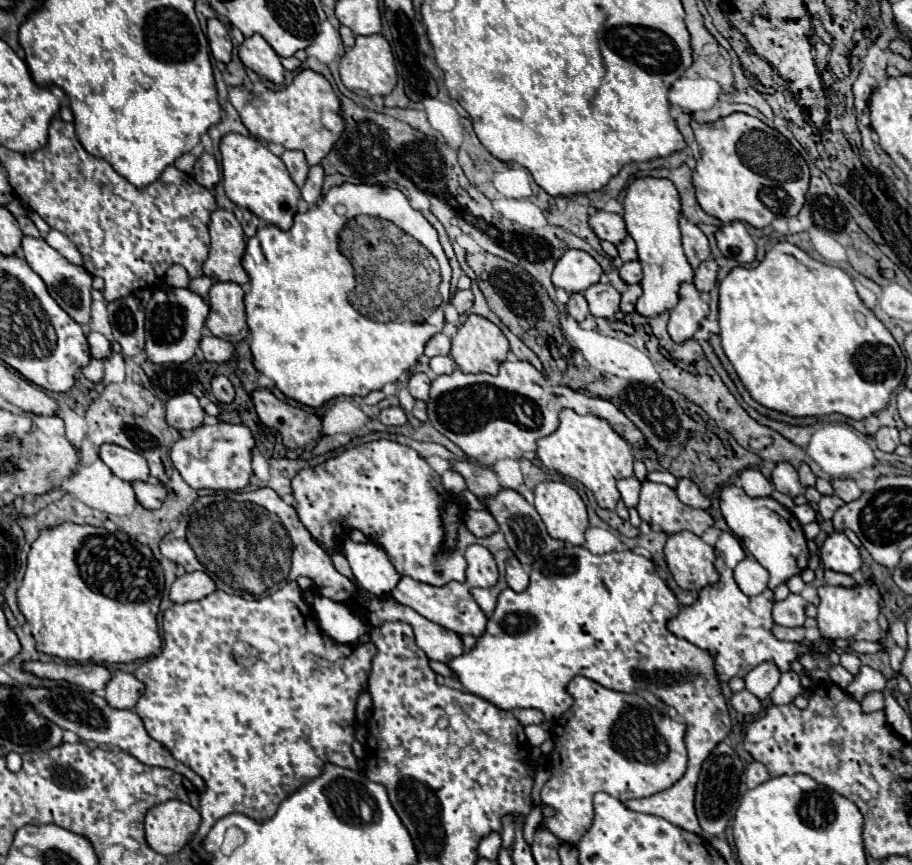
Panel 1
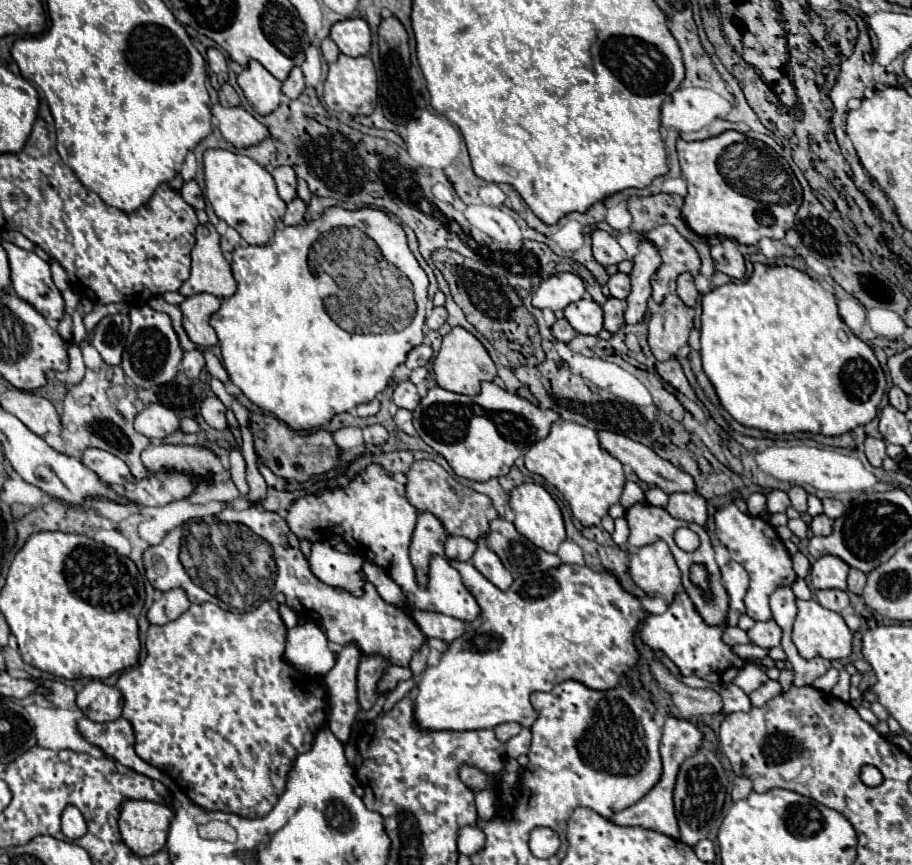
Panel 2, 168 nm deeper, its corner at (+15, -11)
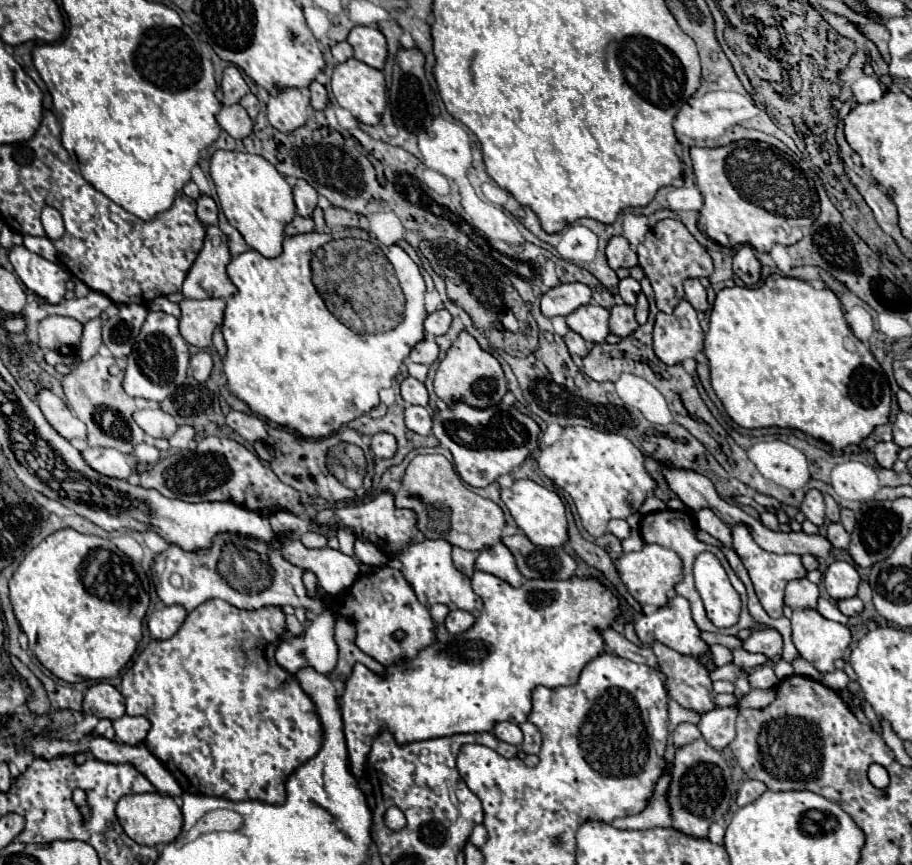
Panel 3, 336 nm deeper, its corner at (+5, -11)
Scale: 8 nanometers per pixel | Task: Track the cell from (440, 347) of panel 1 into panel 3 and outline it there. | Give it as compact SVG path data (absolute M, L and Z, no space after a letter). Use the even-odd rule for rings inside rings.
M427 334L425 340L419 342L419 344L411 350L411 354L409 354L409 358L411 358L413 362L427 364L427 366L433 364L433 362L437 360L437 356L439 356L439 346L437 346L437 342L435 342L435 336L431 336L431 334Z

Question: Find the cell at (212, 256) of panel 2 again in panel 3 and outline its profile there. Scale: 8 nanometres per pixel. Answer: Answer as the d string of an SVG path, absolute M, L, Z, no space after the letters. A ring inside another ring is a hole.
M207 228L205 246L193 262L185 282L183 296L185 298L229 298L237 292L235 284L227 276L227 264L231 262L227 236L217 228ZM213 238L221 242L215 246Z

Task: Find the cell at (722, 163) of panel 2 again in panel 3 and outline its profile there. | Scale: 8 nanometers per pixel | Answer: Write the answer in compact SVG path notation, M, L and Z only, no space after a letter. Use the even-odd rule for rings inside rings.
M753 140L719 148L691 148L695 182L705 198L697 228L721 246L749 244L769 252L773 244L791 246L819 216L819 196L801 166L783 150Z

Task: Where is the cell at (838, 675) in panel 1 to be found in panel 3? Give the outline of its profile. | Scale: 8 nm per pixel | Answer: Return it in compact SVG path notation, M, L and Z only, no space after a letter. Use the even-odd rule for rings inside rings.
M807 578L791 580L785 588L785 604L793 610L795 608L815 608L817 598L819 598L819 588Z

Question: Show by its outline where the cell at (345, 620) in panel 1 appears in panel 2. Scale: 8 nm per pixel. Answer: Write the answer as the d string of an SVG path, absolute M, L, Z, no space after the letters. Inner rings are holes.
M307 622L287 630L285 658L289 658L297 670L305 670L305 674L325 676L335 664L335 656L327 644L325 632L317 624Z

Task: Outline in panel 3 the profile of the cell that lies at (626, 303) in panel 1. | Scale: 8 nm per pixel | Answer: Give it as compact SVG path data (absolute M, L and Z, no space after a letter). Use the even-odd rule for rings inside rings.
M621 304L621 306L613 306L611 308L611 320L609 320L611 332L617 334L619 338L629 336L631 332L635 332L639 328L637 320L635 320L635 308L629 304Z

